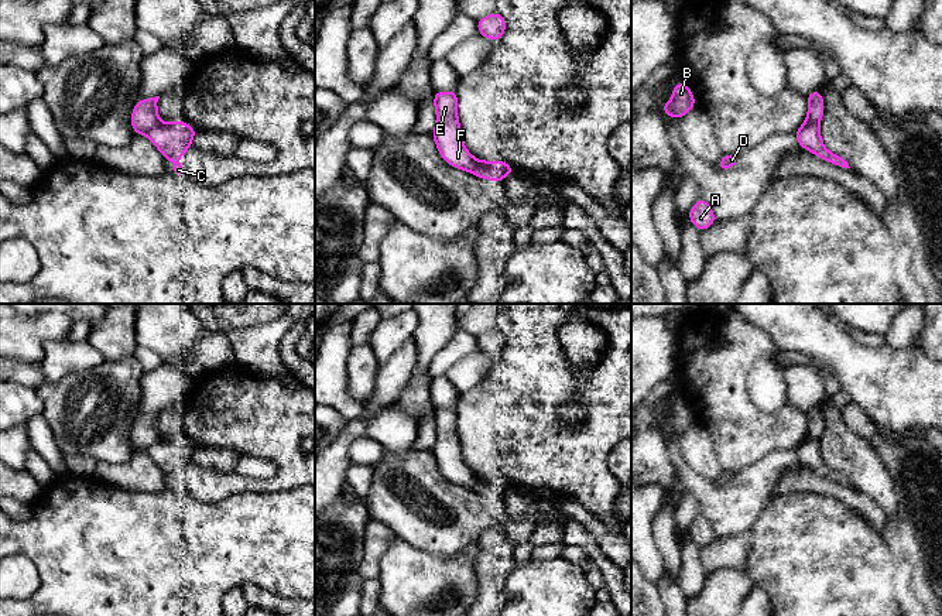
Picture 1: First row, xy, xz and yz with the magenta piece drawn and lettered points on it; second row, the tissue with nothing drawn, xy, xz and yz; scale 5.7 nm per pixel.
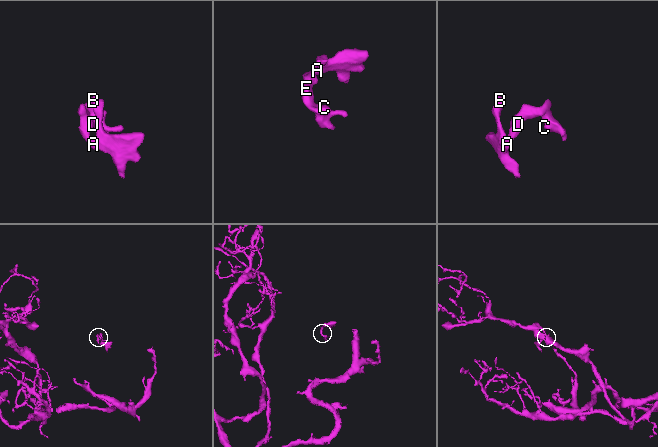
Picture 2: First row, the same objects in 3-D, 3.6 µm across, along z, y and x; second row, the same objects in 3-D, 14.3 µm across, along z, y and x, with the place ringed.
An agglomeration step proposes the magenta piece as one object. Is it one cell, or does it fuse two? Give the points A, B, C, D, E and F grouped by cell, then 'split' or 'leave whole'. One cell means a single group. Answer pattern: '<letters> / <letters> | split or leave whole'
A B D E F / C | split

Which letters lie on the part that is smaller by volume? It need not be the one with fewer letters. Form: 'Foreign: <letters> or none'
Foreign: C

